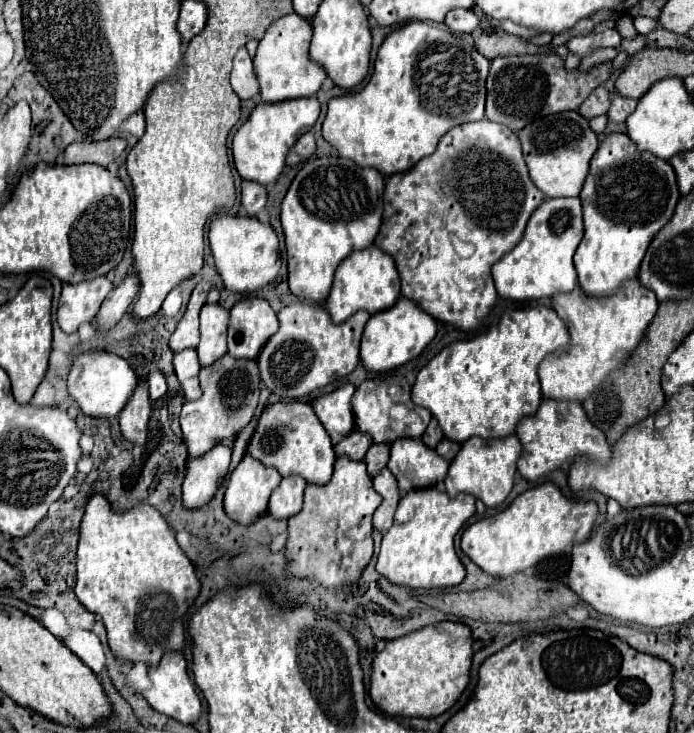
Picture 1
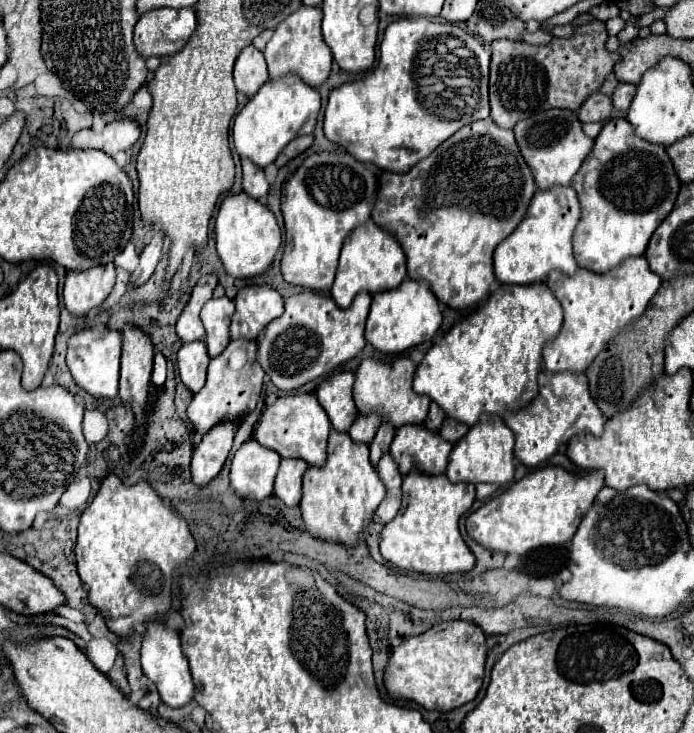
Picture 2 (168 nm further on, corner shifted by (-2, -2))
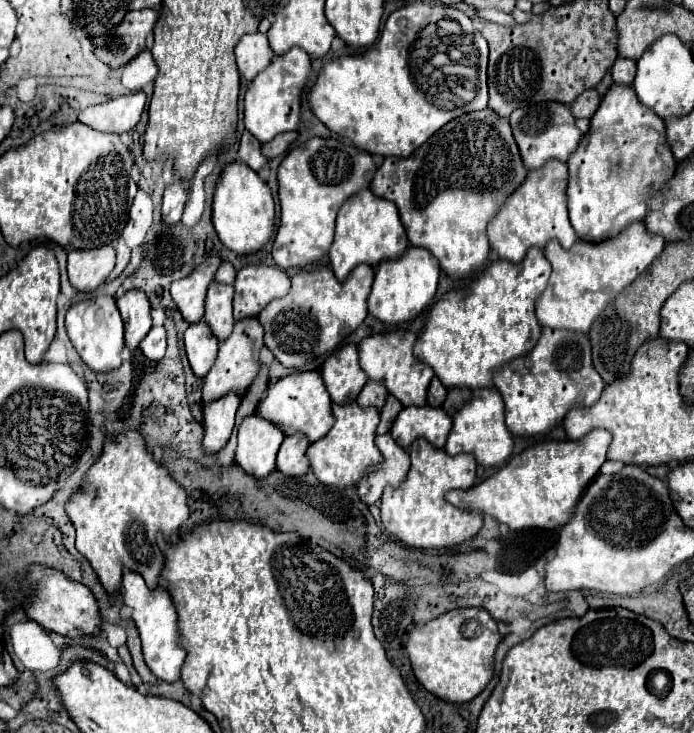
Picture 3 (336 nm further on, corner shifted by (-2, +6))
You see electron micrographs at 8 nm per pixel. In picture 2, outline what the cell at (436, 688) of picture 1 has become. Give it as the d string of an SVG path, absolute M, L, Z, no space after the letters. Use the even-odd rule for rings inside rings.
M445 621L429 631L403 639L391 653L385 671L385 685L391 697L411 699L425 709L451 711L473 701L483 685L487 659L485 633L471 621Z

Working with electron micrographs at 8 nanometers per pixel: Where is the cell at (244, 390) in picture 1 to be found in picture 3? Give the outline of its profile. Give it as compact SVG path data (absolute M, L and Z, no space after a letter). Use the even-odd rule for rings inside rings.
M255 317L237 321L229 339L219 343L217 361L203 379L205 381L203 383L203 403L207 405L211 401L217 401L219 397L225 397L227 393L243 395L259 375L259 369L261 369L259 351L261 351L261 347L263 347L263 327L261 327L261 323Z

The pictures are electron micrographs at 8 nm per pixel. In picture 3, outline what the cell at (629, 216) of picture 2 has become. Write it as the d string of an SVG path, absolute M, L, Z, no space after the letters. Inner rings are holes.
M613 83L567 167L571 225L581 241L599 243L617 237L627 225L645 221L649 199L667 187L677 161L667 147L665 123L639 103L631 85Z

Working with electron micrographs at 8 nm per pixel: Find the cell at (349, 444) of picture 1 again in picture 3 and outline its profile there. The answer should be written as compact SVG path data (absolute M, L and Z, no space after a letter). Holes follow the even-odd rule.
M369 381L369 383L361 389L361 393L359 393L359 397L357 397L357 403L359 403L359 407L363 407L363 409L375 407L377 411L381 411L383 405L385 405L385 399L387 399L387 389L383 389L383 385L379 385L379 383Z

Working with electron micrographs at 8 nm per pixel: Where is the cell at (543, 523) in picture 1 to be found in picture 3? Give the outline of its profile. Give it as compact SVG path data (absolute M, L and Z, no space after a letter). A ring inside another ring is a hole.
M595 429L579 441L545 441L535 443L521 455L511 459L493 477L467 491L449 491L447 501L463 511L477 511L491 515L497 523L507 525L511 531L521 529L559 529L573 517L581 493L599 475L605 463L611 435Z

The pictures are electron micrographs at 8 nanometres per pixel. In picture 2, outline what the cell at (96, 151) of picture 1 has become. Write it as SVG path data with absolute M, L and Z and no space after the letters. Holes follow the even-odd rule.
M119 117L107 123L99 133L93 129L81 129L73 137L73 147L77 149L103 149L107 155L117 155L117 151L127 151L139 139L141 129L133 117Z

